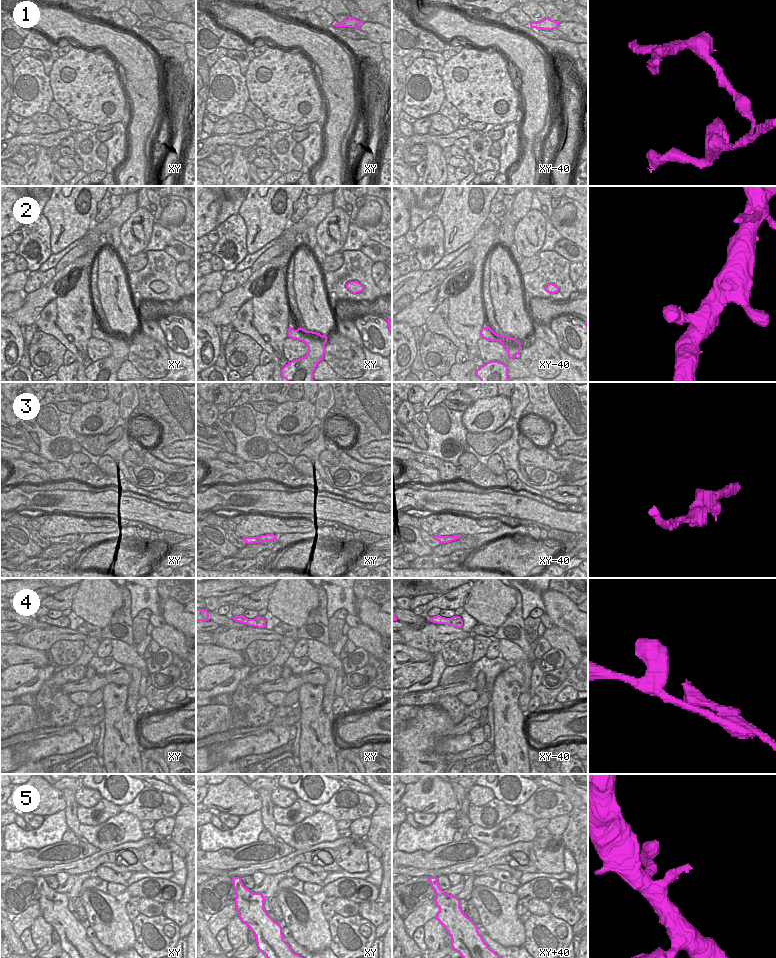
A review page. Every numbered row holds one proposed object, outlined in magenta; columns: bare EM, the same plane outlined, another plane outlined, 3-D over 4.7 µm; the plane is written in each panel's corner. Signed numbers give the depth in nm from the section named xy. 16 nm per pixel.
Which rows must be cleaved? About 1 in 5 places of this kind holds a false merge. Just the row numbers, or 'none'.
1

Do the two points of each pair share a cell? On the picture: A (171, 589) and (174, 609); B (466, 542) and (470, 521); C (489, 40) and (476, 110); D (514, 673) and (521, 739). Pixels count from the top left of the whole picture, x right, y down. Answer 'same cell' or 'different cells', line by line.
A: different cells
B: different cells
C: different cells
D: different cells

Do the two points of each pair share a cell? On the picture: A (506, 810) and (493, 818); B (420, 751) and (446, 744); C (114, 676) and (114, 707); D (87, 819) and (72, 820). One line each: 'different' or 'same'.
A: same
B: different
C: different
D: different

